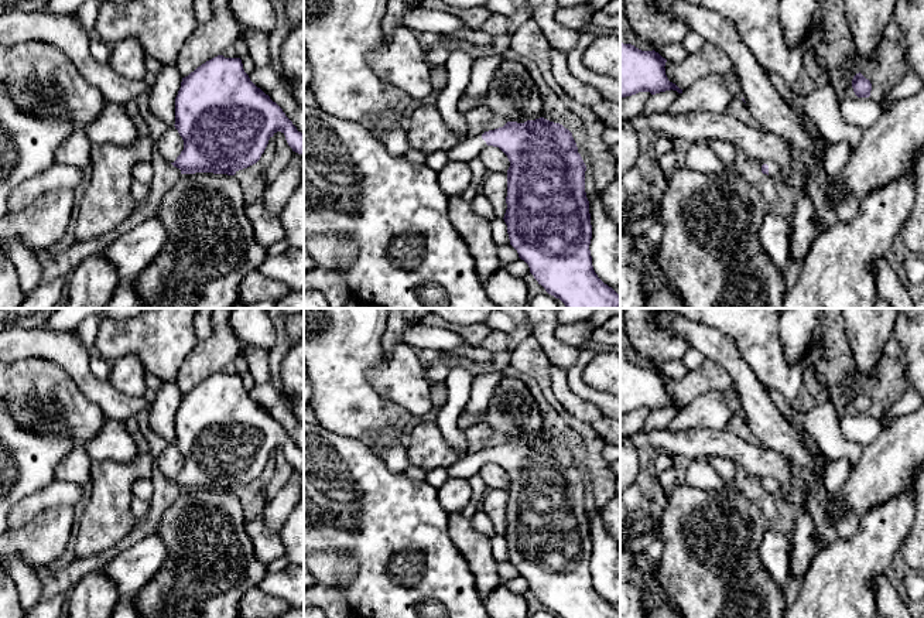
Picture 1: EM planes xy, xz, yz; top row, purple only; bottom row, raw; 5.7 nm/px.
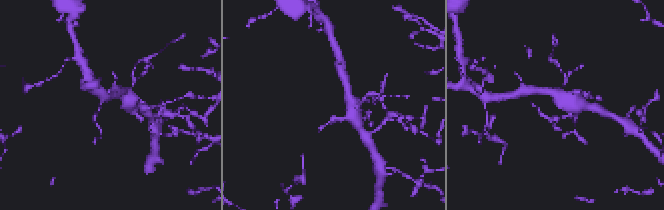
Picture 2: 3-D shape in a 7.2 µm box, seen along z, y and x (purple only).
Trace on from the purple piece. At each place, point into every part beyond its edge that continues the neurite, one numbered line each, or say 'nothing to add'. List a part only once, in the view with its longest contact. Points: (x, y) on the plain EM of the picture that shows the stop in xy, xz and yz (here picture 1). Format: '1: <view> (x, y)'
1: yz (774, 490)

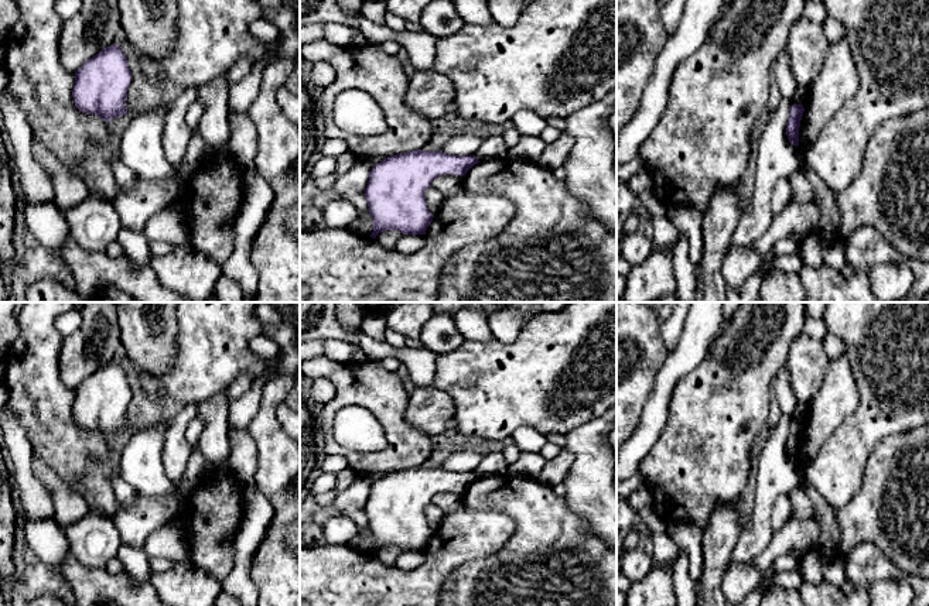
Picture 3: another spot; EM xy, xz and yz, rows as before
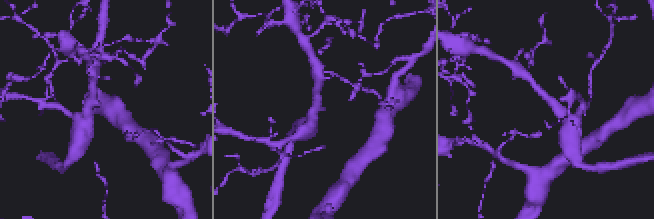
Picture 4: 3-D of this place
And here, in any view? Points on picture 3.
nothing to add

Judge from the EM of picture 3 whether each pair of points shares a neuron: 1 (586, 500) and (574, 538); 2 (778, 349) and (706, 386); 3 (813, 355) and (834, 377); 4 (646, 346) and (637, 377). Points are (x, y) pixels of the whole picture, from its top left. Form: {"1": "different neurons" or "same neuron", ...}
{"1": "different neurons", "2": "same neuron", "3": "different neurons", "4": "same neuron"}

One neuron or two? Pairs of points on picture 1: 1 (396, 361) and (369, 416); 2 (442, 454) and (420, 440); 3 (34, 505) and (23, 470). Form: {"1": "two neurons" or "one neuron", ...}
{"1": "two neurons", "2": "one neuron", "3": "two neurons"}

